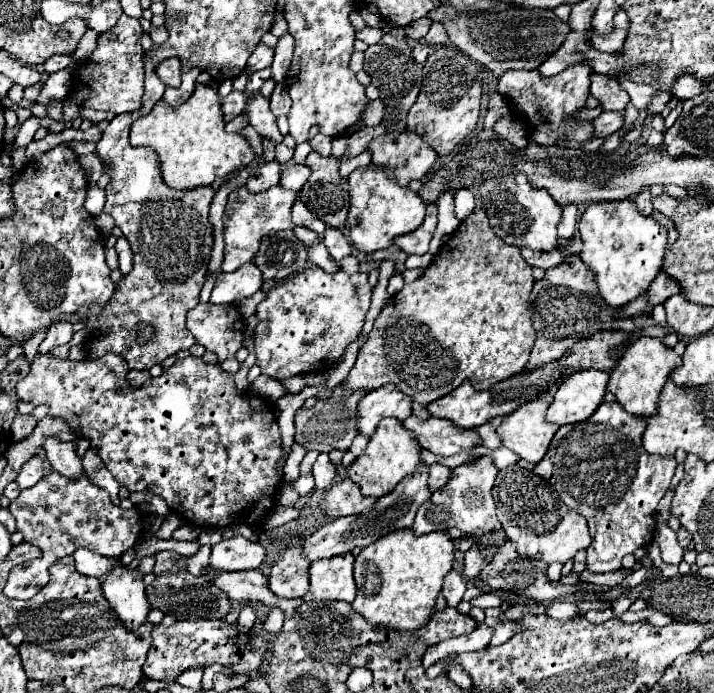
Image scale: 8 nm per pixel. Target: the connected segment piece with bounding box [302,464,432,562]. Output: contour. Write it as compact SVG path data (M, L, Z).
M424 464L416 472L408 474L390 494L378 498L376 504L368 506L358 516L348 516L348 518L332 520L328 524L324 524L322 528L318 528L312 536L308 536L304 540L304 544L302 544L302 556L308 562L340 556L340 554L352 552L354 548L366 548L368 544L376 542L378 538L382 538L382 536L386 536L390 532L396 532L396 530L402 530L402 528L412 528L414 516L416 516L420 504L428 502L430 496L432 496L432 490L428 488L428 466Z

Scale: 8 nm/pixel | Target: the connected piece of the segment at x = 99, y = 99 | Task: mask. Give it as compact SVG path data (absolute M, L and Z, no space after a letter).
M122 14L114 28L98 36L98 46L94 54L88 60L80 62L74 74L76 76L74 84L64 102L68 100L82 108L114 112L114 114L134 112L136 108L140 108L140 100L144 94L144 64L142 64L144 50L140 46L140 34L142 26L138 18Z

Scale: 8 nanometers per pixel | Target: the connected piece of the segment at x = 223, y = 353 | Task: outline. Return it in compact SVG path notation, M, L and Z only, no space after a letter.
M198 303L188 312L188 330L198 344L216 352L220 362L234 358L242 346L242 328L244 318L234 305Z

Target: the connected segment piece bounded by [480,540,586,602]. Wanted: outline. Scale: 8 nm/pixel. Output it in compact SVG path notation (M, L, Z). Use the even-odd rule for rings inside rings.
M506 540L506 542L500 546L498 554L494 556L492 564L488 564L488 566L482 570L480 580L482 580L482 584L488 586L490 590L502 590L502 588L504 588L504 590L510 590L510 592L516 592L516 594L520 592L520 594L524 594L526 598L536 600L536 602L554 600L554 598L558 598L558 596L576 592L576 590L580 590L580 588L586 586L584 582L578 582L576 586L564 586L564 584L560 584L560 582L552 582L552 580L548 580L546 570L548 570L546 564L540 564L540 562L536 562L536 560L528 560L528 558L516 556L516 554L514 554L514 544L512 544L510 540Z

